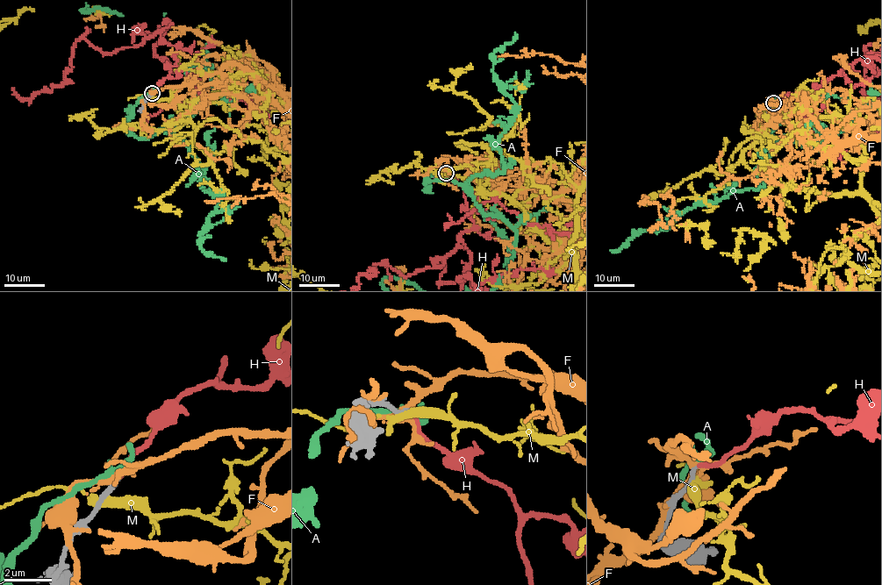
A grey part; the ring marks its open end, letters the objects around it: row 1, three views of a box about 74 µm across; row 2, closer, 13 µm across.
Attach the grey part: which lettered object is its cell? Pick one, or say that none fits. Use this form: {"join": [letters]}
{"join": ["H"]}

